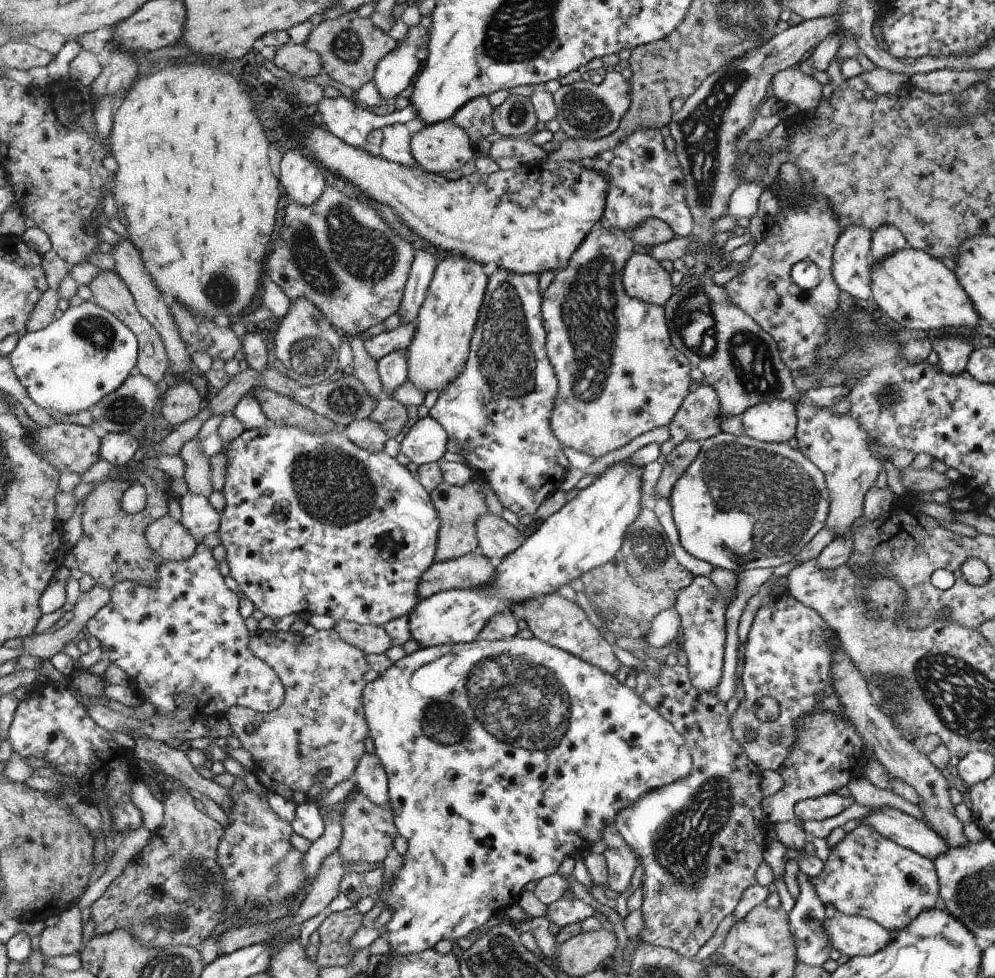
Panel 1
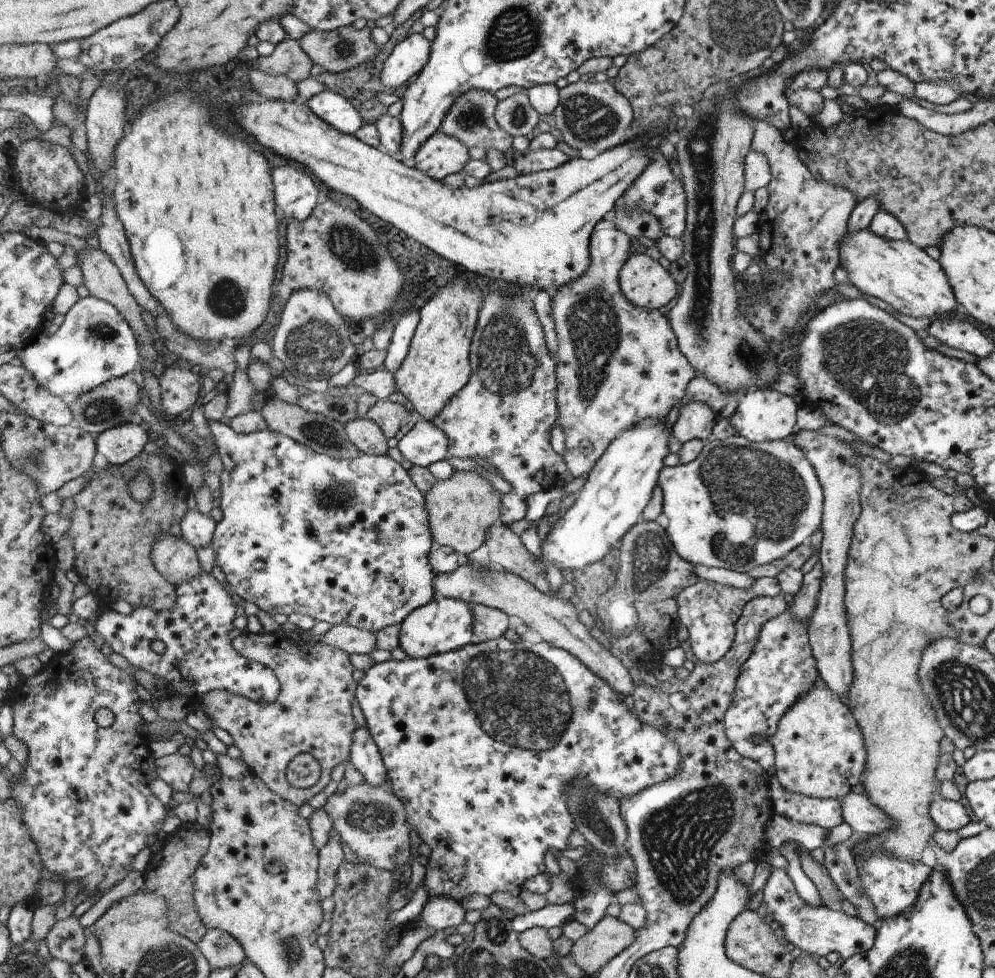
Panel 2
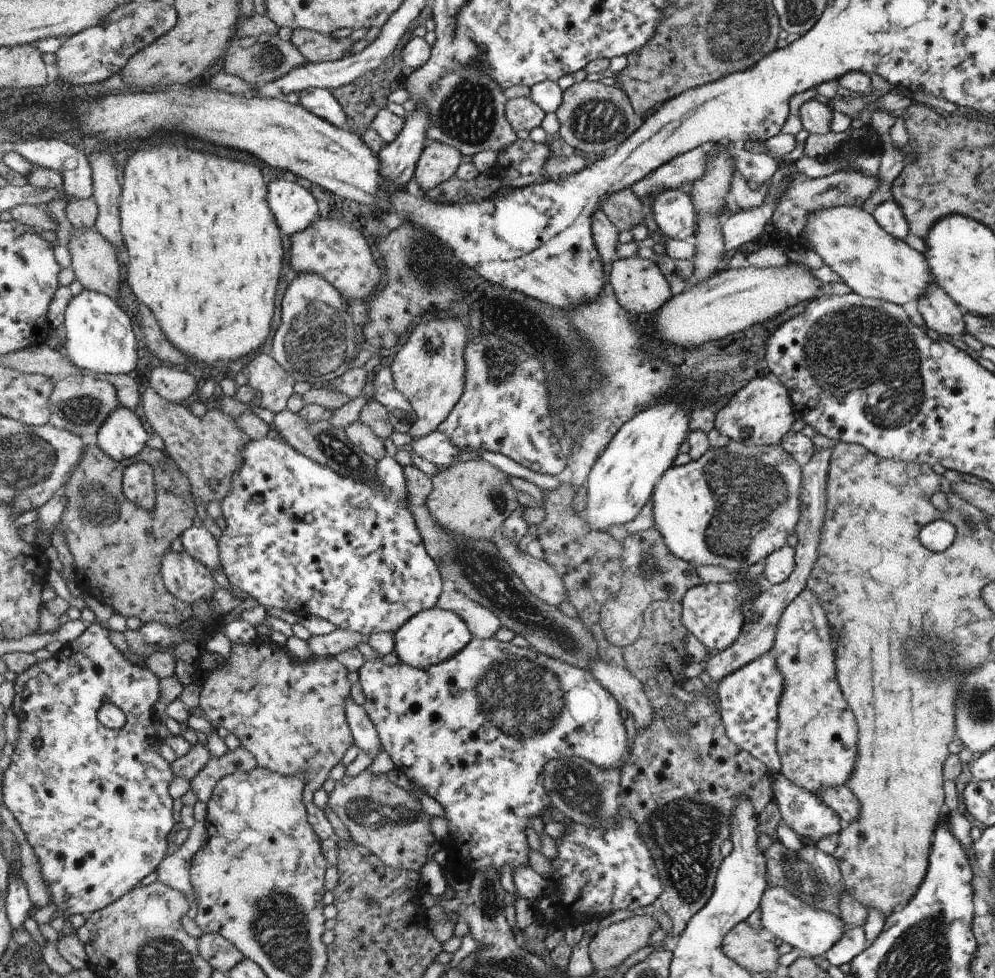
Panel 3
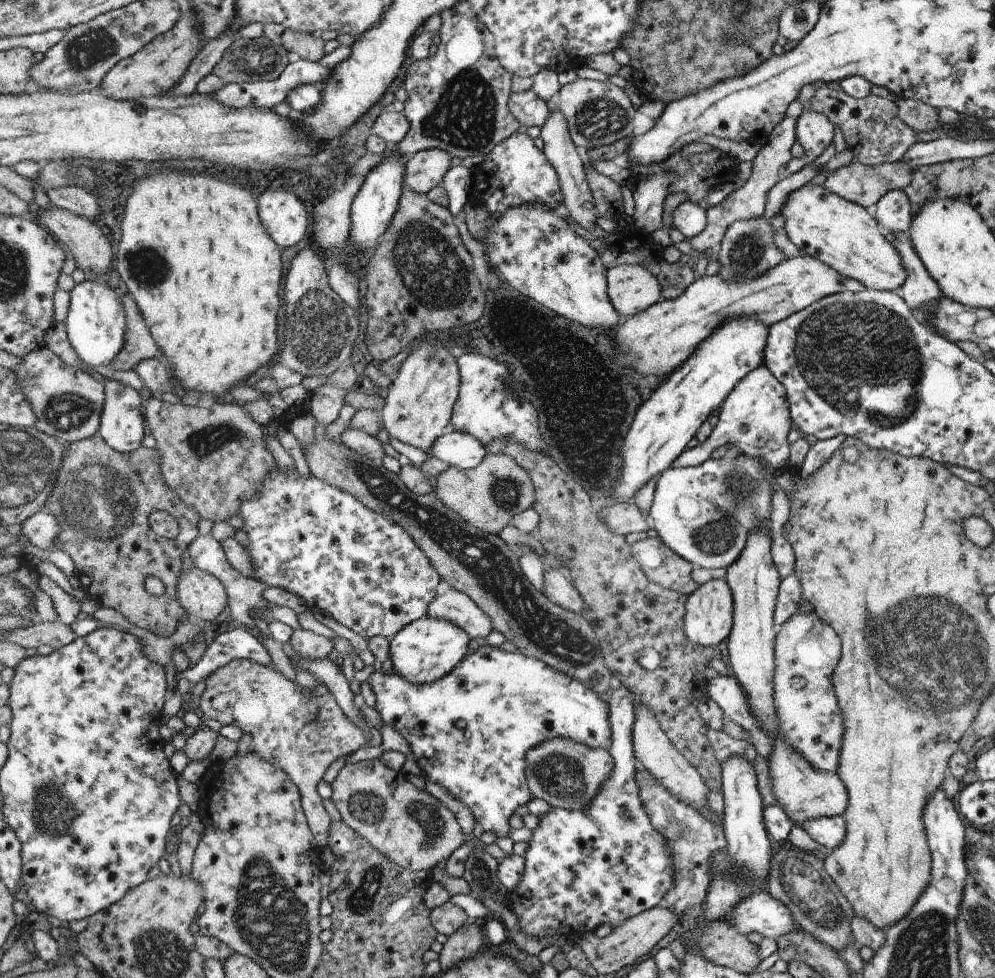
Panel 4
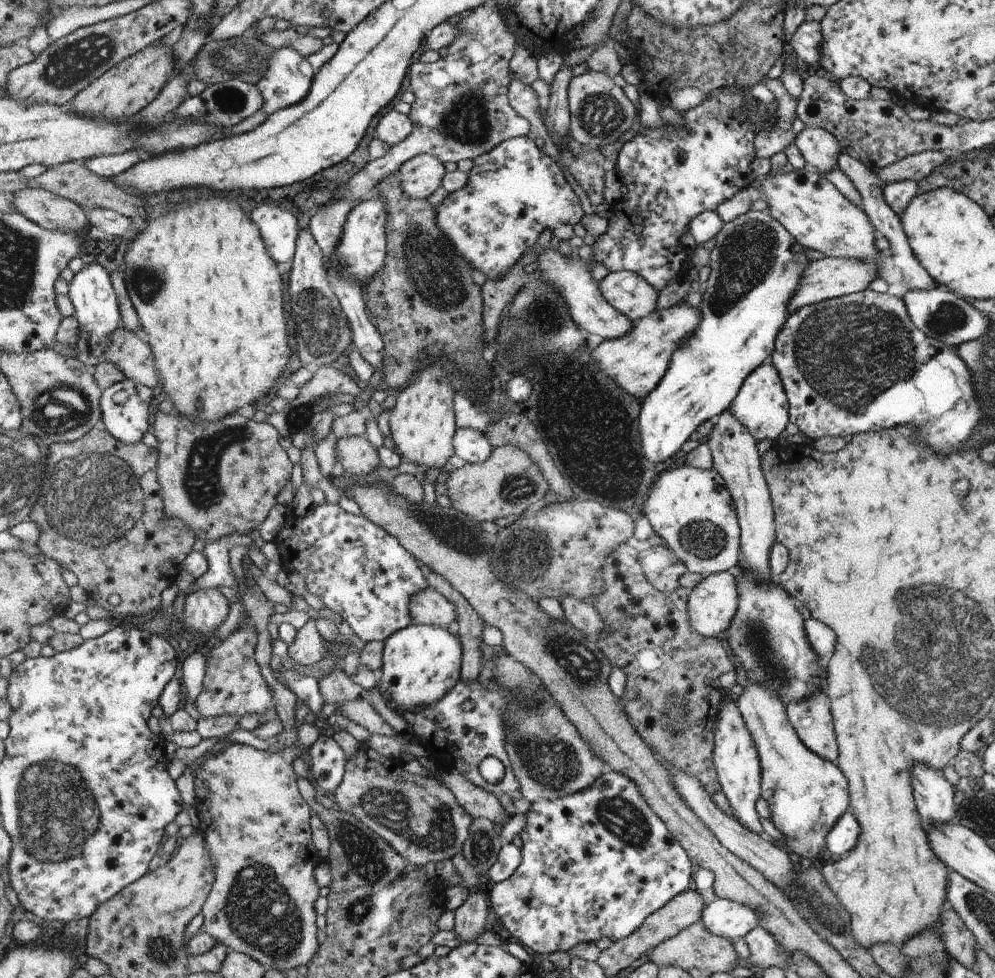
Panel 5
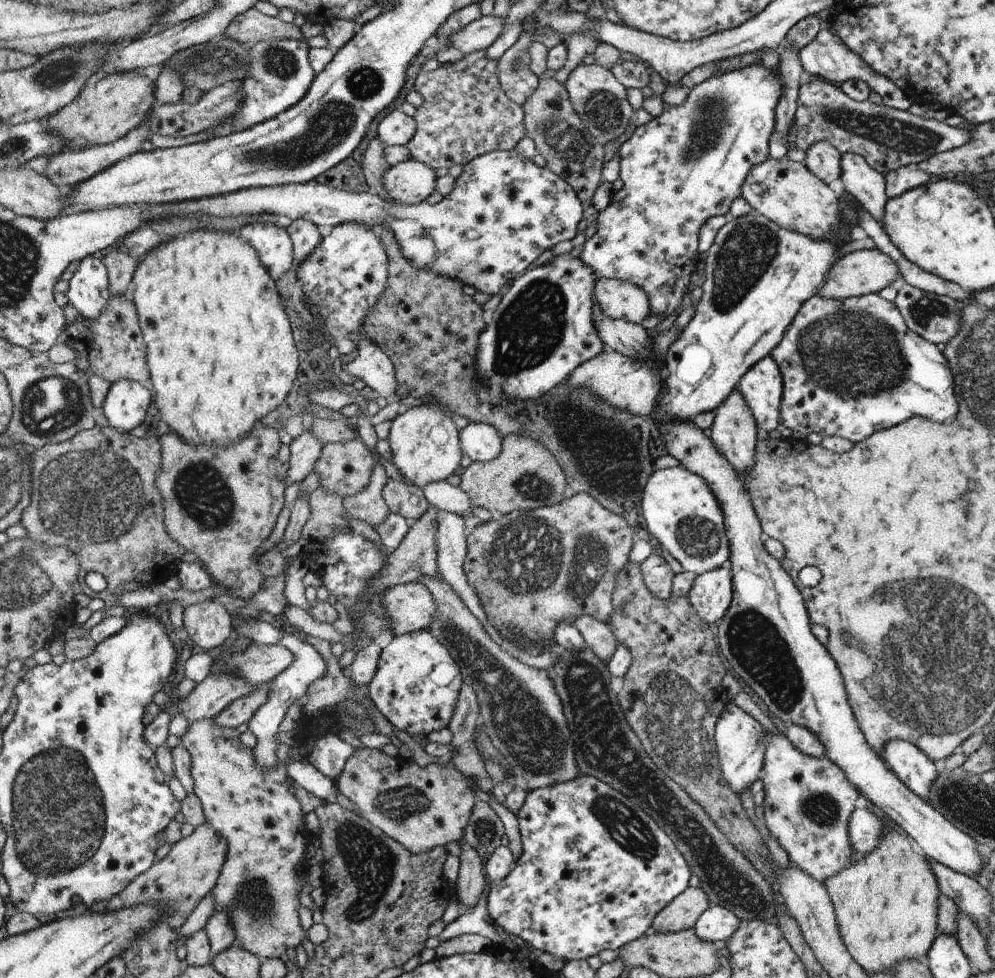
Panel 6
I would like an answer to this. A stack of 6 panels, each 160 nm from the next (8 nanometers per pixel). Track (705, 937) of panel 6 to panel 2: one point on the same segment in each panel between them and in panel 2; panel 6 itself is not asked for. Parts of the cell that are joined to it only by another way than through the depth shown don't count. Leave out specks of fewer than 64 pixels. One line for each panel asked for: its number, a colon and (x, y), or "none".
2: (816, 930)
3: (792, 920)
4: (771, 918)
5: (723, 918)

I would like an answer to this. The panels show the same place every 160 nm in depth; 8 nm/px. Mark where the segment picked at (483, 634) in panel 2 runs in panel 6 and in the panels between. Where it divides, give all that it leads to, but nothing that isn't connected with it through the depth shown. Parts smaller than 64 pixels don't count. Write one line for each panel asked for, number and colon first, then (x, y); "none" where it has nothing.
3: (483, 624)
4: (455, 606)
5: (428, 608)
6: (410, 607)

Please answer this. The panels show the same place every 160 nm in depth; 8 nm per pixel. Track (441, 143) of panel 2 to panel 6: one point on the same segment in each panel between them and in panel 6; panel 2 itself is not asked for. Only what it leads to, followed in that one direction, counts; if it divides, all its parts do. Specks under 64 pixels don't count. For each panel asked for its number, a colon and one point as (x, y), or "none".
3: (440, 162)
4: (426, 170)
5: (419, 177)
6: (411, 182)

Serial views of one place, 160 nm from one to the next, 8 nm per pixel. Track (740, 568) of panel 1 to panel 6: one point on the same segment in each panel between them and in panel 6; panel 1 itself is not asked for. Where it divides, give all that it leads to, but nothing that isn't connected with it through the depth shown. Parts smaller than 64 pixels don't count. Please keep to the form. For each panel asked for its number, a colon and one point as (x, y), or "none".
2: (740, 504)
3: (733, 507)
4: (705, 514)
5: (692, 509)
6: (681, 510)

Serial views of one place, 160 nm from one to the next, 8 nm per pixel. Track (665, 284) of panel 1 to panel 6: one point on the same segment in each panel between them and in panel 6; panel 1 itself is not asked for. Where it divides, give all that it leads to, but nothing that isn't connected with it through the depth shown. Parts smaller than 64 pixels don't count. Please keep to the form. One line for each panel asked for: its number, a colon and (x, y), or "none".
2: (643, 281)
3: (641, 288)
4: (633, 288)
5: (630, 294)
6: (619, 299)

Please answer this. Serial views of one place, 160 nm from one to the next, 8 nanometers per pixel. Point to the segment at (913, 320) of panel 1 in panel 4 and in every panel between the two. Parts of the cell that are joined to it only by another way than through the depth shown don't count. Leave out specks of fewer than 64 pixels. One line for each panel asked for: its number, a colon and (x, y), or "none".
2: (902, 275)
3: (874, 264)
4: (844, 235)

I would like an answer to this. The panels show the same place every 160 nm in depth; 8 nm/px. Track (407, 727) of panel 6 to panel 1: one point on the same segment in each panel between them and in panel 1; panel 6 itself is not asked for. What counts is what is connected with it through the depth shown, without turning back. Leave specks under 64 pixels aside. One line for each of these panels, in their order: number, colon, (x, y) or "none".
1: (588, 532)
2: (443, 625)
3: (434, 636)
4: (429, 648)
5: (421, 663)

